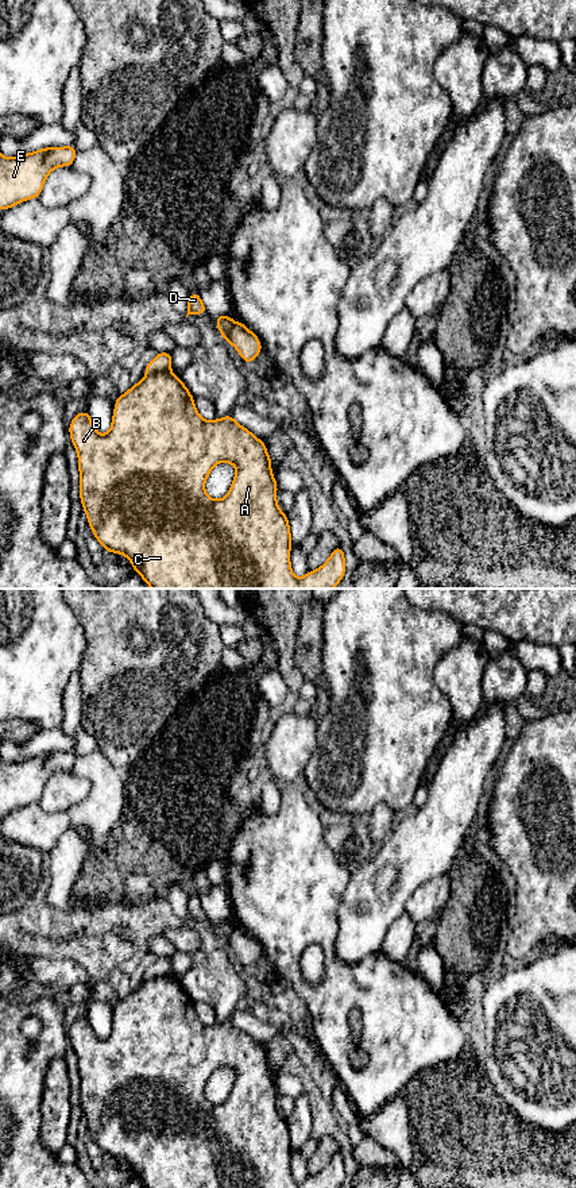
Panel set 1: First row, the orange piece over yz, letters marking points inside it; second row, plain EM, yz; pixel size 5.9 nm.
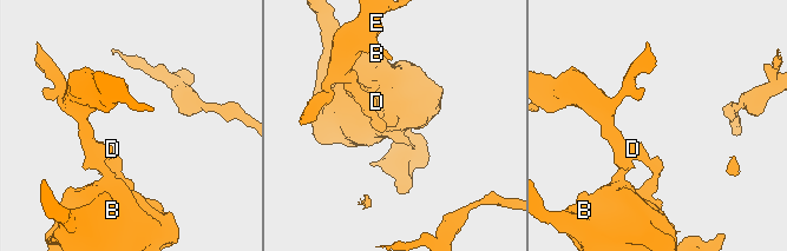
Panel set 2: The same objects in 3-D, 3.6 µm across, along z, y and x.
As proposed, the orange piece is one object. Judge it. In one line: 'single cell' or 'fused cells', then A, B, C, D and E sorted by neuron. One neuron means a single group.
fused cells; A B C / D E

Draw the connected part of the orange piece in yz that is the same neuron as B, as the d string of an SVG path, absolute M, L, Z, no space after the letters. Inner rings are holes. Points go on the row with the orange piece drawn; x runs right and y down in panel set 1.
M155 373L146 375L138 383L131 386L128 392L117 397L115 401L115 412L112 414L112 425L107 435L98 433L92 417L86 410L76 414L69 427L71 443L78 455L80 470L80 501L88 516L88 524L93 531L97 541L112 554L120 554L129 559L132 568L143 578L151 589L333 589L339 585L345 574L345 556L340 545L337 545L328 560L314 571L308 571L302 578L297 578L291 572L290 549L291 533L287 514L283 513L277 502L277 479L271 474L271 459L268 456L266 443L259 440L252 432L237 424L232 414L213 421L204 420L196 408L194 398L185 383L173 373ZM217 463L232 463L236 468L233 482L229 491L223 500L212 500L205 493L205 481Z

